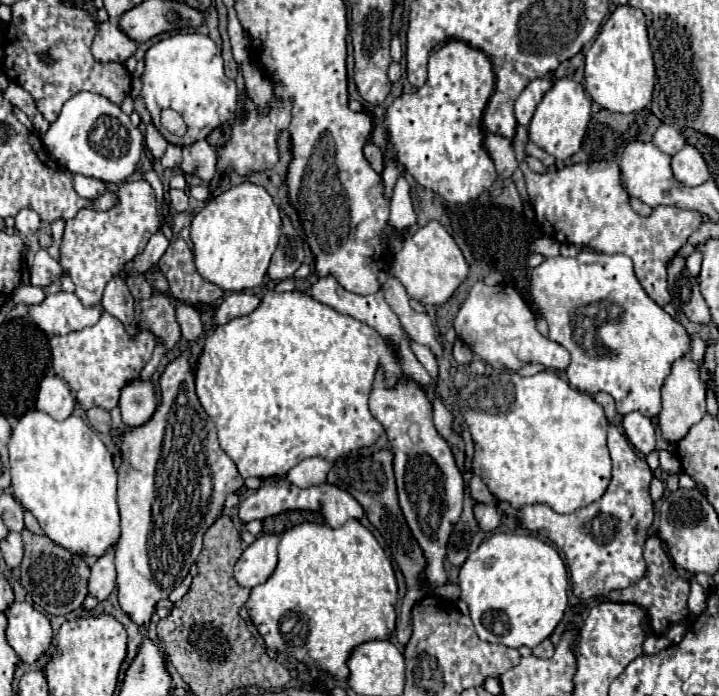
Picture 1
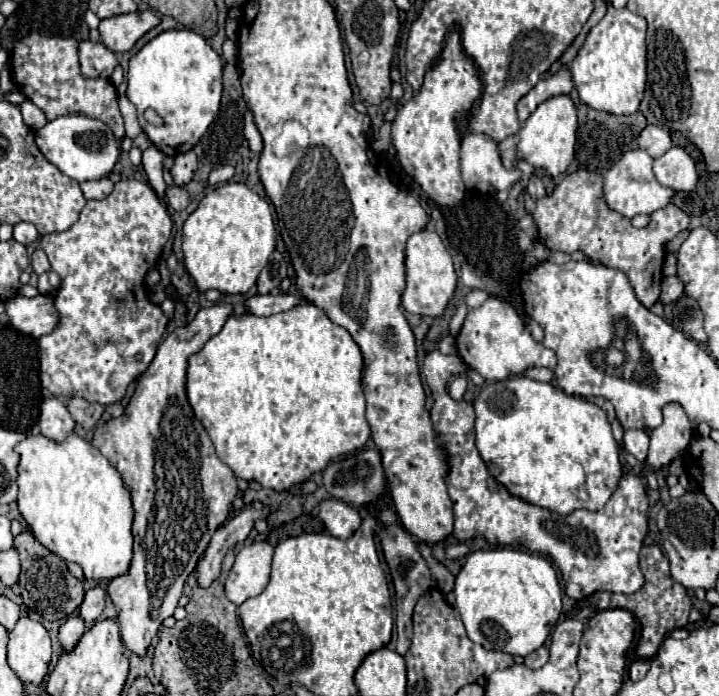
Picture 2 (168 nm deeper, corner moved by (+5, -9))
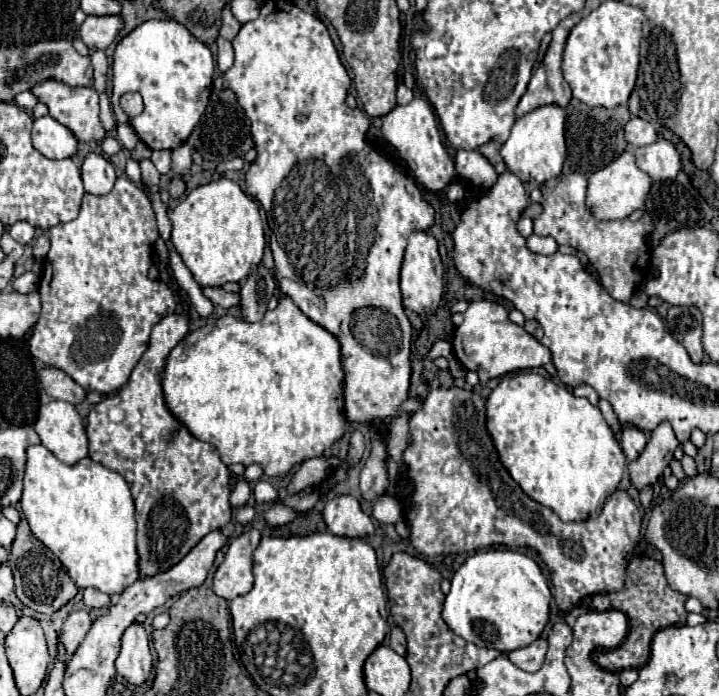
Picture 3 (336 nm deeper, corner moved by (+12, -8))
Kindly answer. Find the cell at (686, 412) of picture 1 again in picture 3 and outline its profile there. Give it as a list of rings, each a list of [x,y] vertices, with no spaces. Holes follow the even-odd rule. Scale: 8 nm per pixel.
[[[662,422],[652,432],[644,454],[640,454],[640,458],[636,462],[628,464],[630,482],[632,482],[632,486],[636,486],[638,492],[646,486],[652,486],[662,476],[664,468],[672,460],[670,454],[676,450],[678,444],[680,442],[676,440],[668,422]]]

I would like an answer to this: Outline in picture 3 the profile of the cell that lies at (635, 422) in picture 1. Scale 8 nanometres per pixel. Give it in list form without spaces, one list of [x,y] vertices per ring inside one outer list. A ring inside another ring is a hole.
[[[624,428],[620,434],[620,446],[622,446],[628,462],[636,460],[642,454],[642,450],[646,448],[646,444],[648,444],[648,440],[646,440],[644,432],[638,428]]]

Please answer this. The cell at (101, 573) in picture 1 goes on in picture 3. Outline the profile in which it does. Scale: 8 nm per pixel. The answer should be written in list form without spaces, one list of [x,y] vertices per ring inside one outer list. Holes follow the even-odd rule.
[[[72,612],[68,616],[68,620],[62,624],[60,642],[64,644],[68,656],[72,656],[76,652],[78,644],[84,640],[90,626],[92,626],[92,618],[88,612]]]

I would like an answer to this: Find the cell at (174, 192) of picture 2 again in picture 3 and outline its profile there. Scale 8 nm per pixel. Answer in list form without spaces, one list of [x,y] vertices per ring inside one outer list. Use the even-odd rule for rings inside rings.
[[[172,176],[172,178],[168,180],[170,198],[180,198],[180,196],[184,194],[184,190],[186,190],[186,184],[184,184],[184,180],[182,180],[180,176]]]

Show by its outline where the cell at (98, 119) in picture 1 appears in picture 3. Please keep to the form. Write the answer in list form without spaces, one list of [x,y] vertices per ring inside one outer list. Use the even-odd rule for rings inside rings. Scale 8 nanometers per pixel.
[[[52,116],[34,120],[32,144],[40,154],[52,160],[70,158],[76,154],[78,148],[78,140],[74,138],[74,134],[60,122],[56,122]]]

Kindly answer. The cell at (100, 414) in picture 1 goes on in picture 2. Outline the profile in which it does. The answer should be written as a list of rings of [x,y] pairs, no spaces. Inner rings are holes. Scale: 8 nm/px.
[[[69,399],[67,409],[75,423],[79,423],[83,429],[93,429],[93,425],[99,425],[103,421],[105,407],[99,403],[89,403],[85,399]]]

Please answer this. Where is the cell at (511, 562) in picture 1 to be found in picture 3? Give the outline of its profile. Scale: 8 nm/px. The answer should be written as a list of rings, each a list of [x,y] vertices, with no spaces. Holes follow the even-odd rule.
[[[482,550],[466,558],[466,562],[456,570],[452,578],[452,588],[444,602],[442,618],[444,622],[464,640],[474,642],[476,646],[494,648],[500,652],[512,652],[532,644],[544,626],[548,624],[548,606],[552,594],[540,566],[526,554],[514,550]]]

